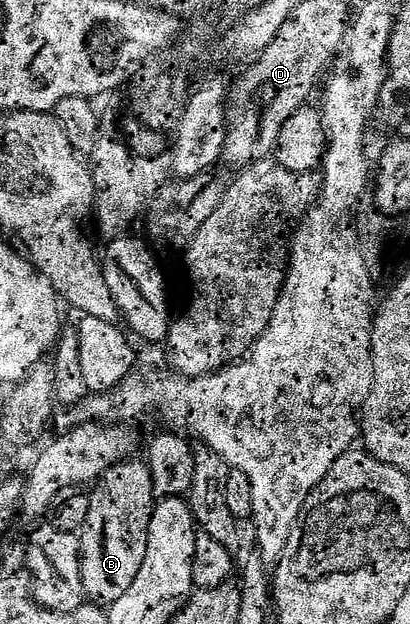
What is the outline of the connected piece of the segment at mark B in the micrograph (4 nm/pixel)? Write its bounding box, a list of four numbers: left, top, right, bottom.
[79,459,155,606]

